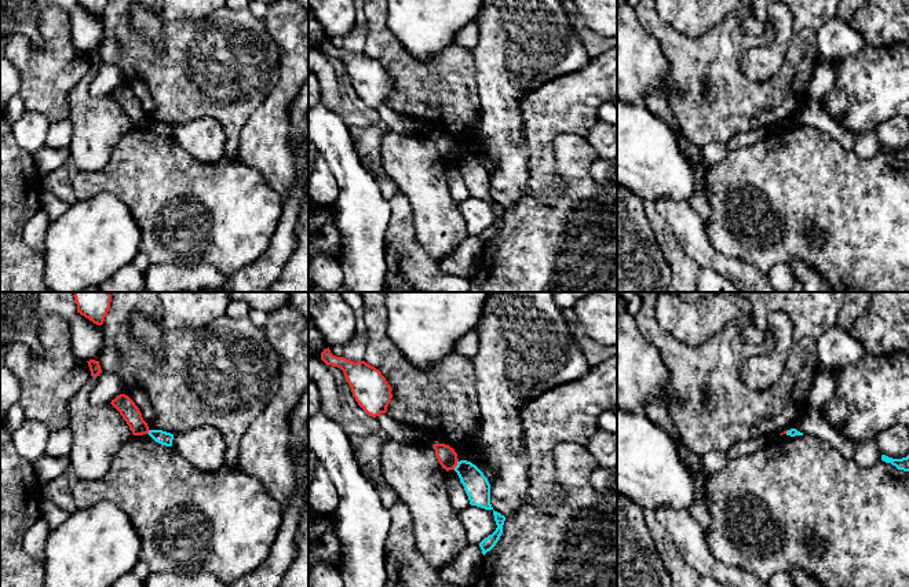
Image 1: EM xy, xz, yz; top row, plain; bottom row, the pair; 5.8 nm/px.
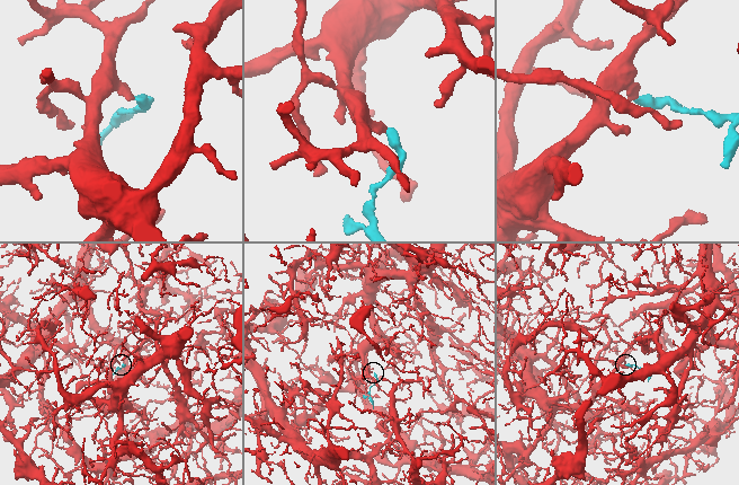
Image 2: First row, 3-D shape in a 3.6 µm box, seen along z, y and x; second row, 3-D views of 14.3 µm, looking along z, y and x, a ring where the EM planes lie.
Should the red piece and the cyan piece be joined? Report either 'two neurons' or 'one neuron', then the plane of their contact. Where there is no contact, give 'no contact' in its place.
two neurons | xz

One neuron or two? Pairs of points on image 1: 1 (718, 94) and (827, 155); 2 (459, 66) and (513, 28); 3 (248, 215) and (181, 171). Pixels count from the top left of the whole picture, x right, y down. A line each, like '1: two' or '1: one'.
1: two
2: two
3: one

